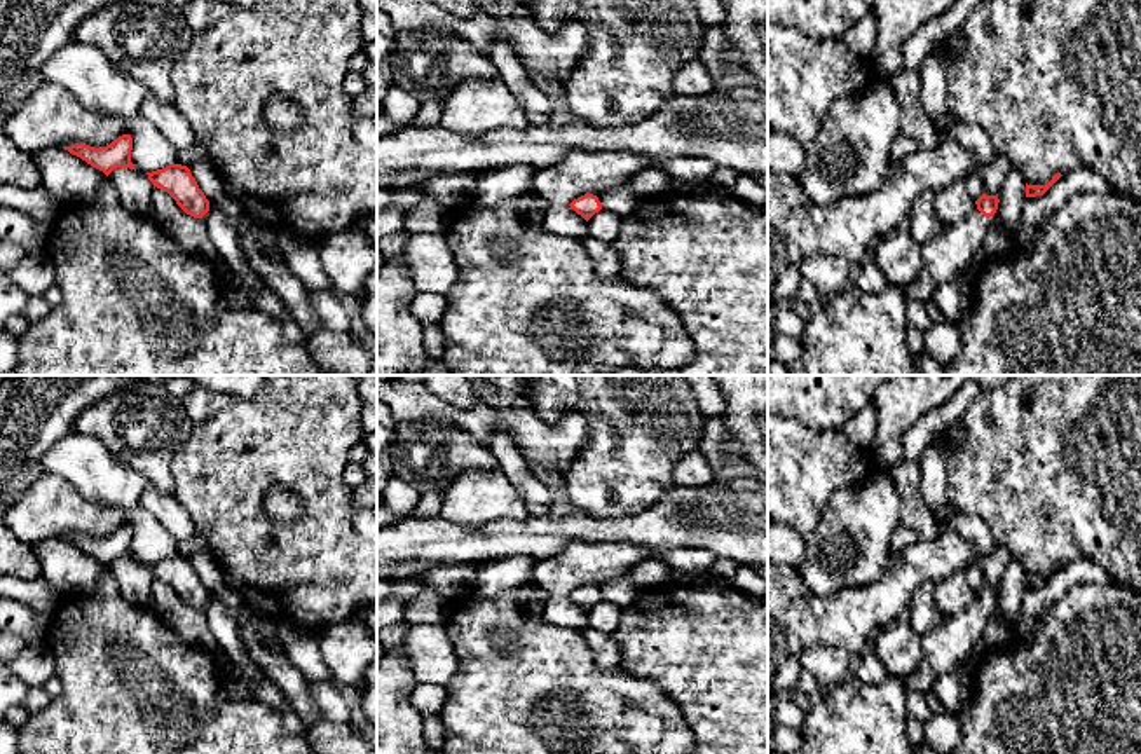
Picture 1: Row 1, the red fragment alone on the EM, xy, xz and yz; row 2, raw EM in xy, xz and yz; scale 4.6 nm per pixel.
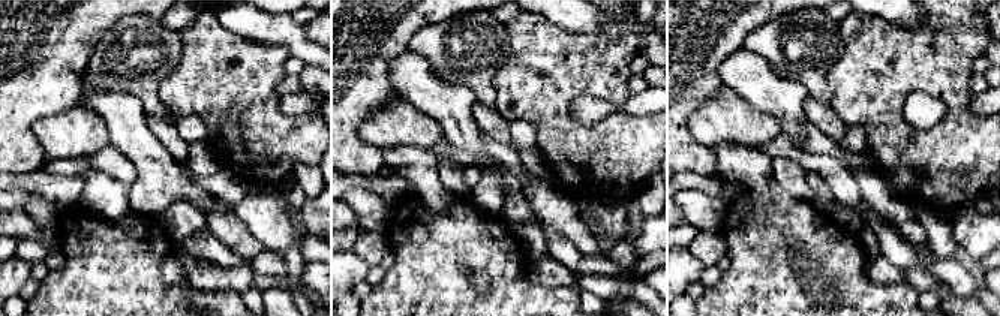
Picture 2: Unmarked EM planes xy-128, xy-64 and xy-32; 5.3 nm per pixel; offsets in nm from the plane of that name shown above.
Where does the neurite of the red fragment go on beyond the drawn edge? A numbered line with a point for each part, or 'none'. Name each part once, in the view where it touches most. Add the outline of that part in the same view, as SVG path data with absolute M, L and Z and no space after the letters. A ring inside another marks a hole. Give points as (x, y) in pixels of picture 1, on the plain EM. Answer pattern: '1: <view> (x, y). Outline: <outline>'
1: yz (944, 650). Outline: M977 600L961 614L944 618L939 628L921 635L923 660L904 681L905 688L925 695L940 674L960 668L982 642L987 620L989 611Z

